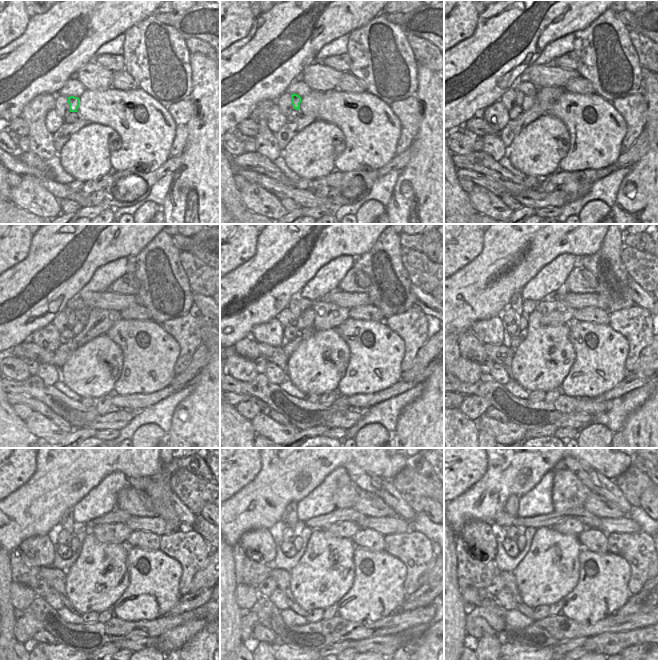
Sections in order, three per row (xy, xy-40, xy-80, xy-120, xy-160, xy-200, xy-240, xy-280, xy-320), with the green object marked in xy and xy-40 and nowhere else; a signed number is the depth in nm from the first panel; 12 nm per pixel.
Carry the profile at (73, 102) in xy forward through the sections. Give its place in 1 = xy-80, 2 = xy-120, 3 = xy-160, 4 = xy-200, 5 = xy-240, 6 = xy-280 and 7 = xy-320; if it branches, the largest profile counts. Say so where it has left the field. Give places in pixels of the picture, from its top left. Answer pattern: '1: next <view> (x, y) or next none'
1: next xy-80 (519, 95)
2: next xy-120 (71, 318)
3: next xy-160 (293, 306)
4: next xy-200 (516, 302)
5: next xy-240 (67, 522)
6: next xy-280 (289, 517)
7: next xy-320 (511, 506)

